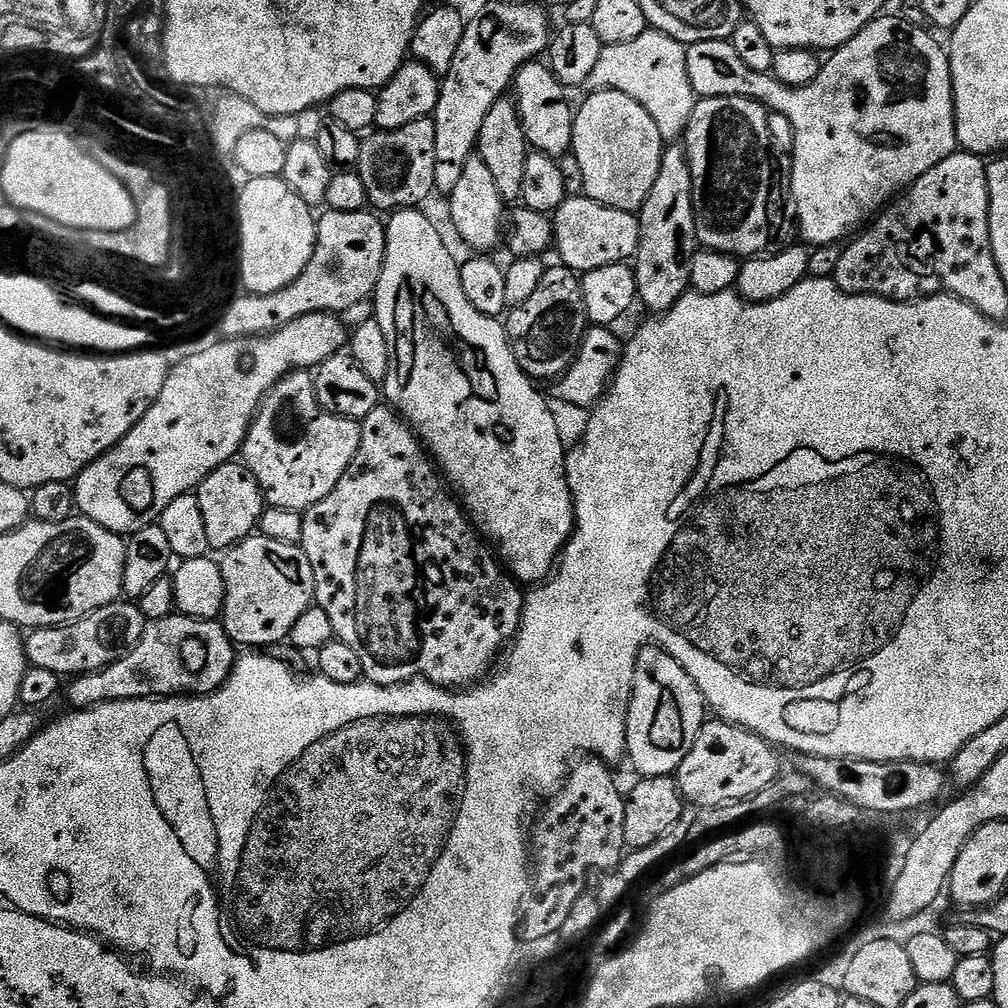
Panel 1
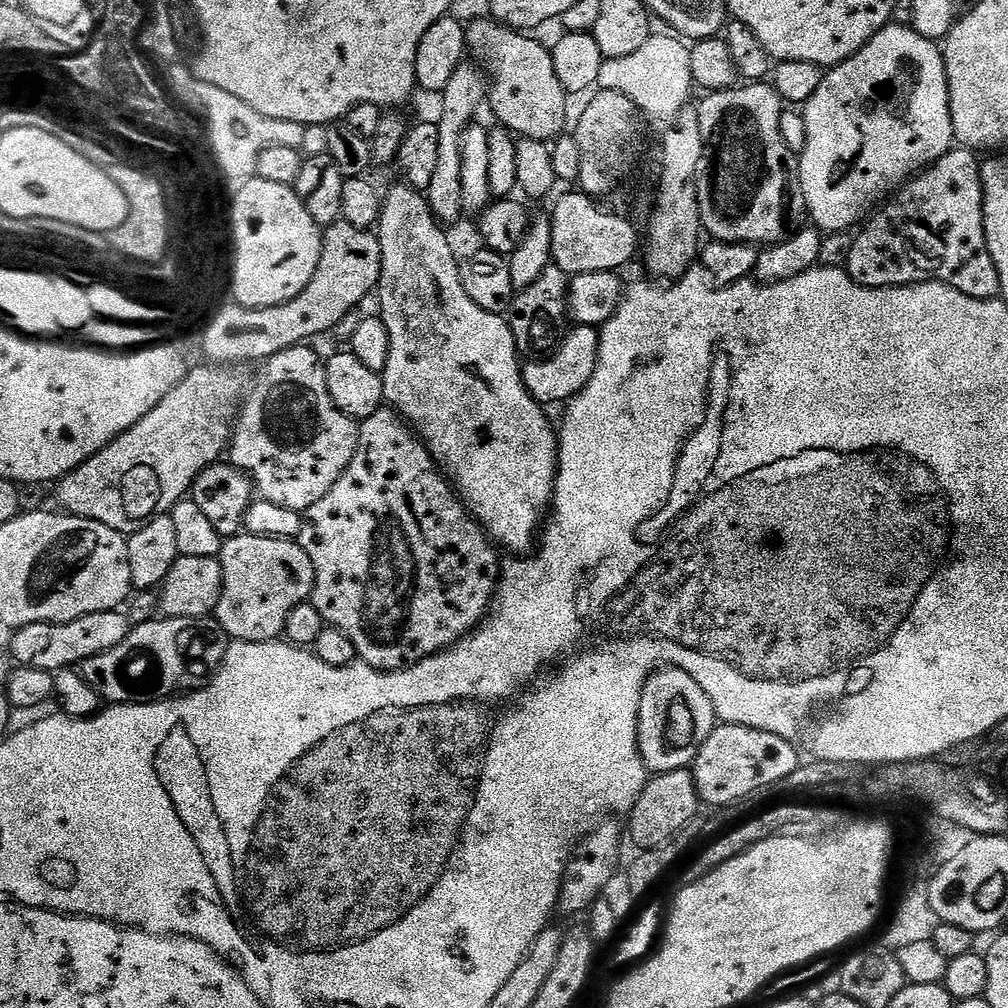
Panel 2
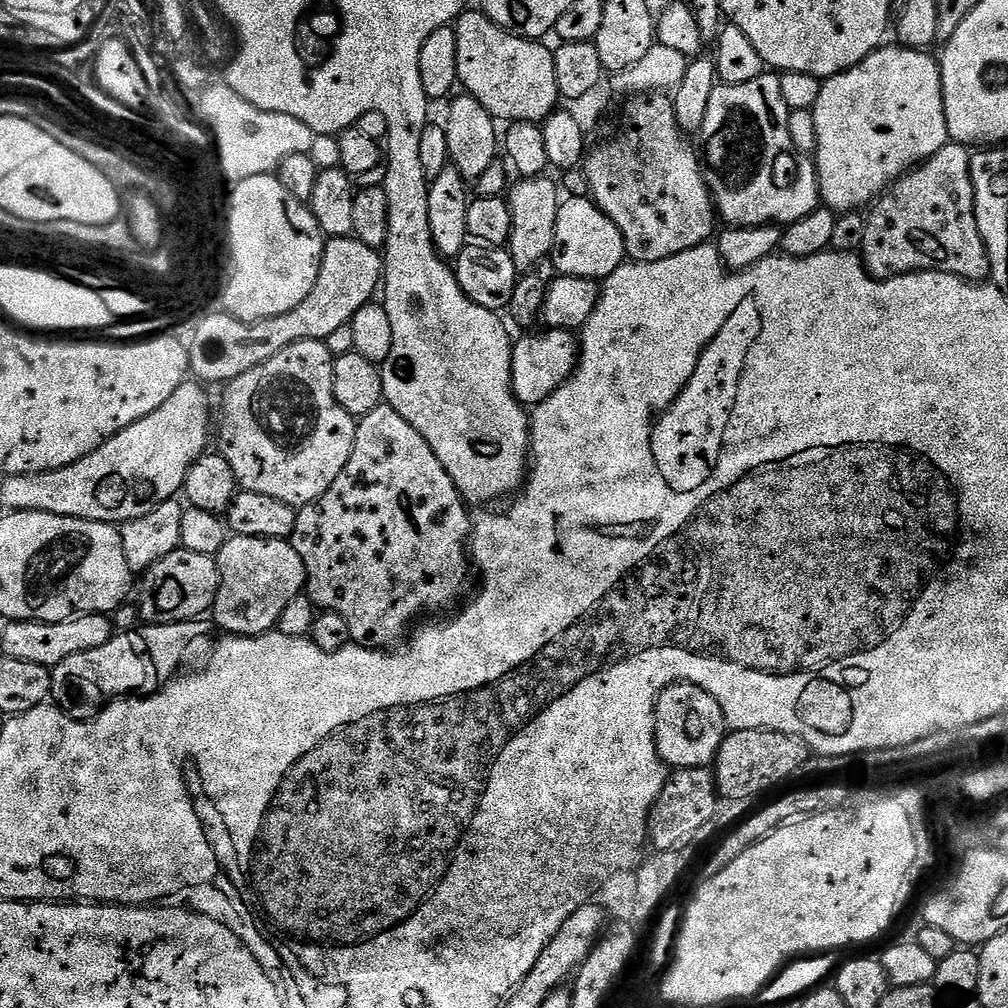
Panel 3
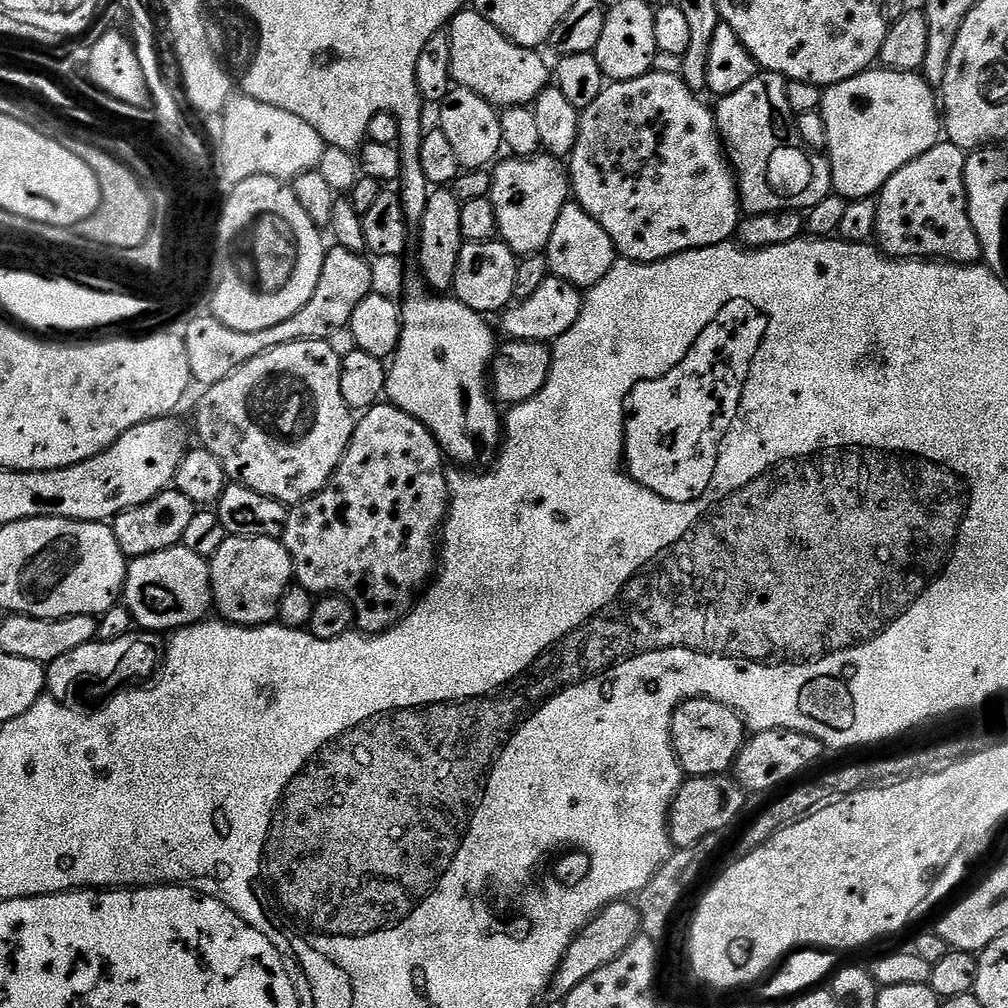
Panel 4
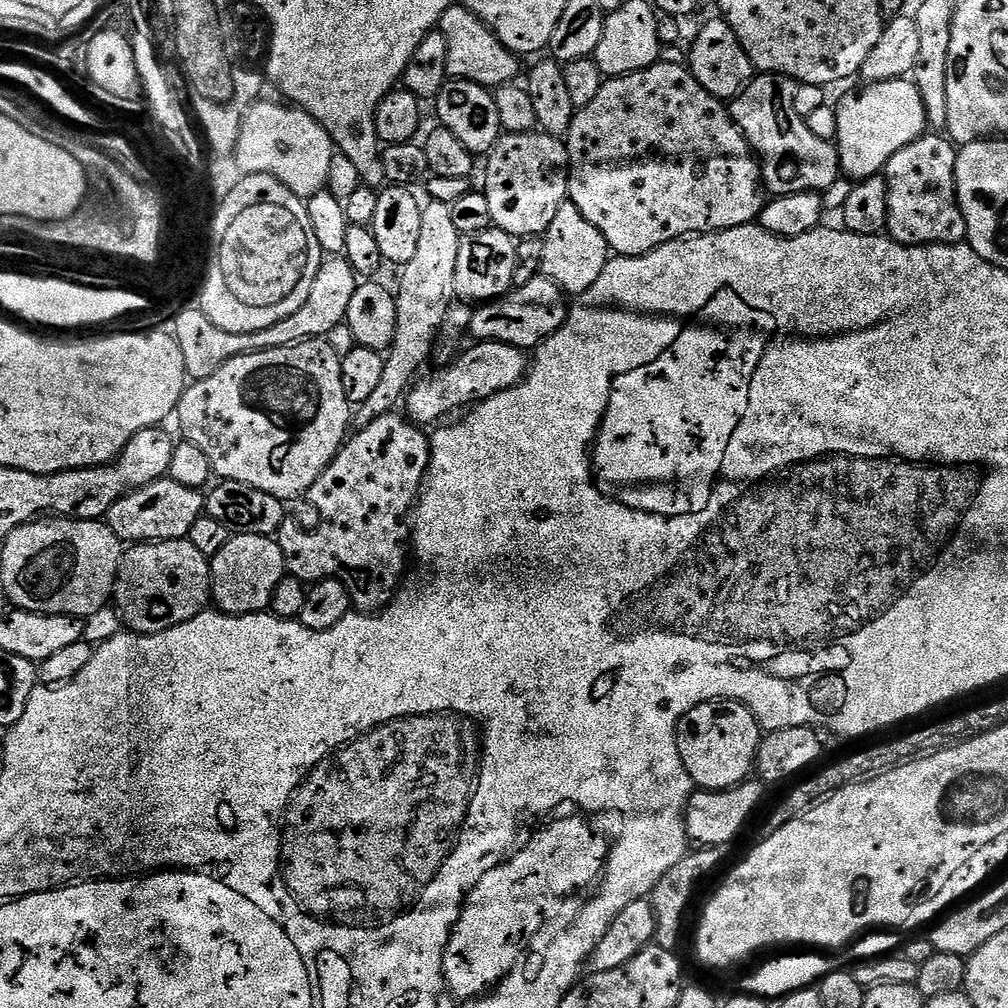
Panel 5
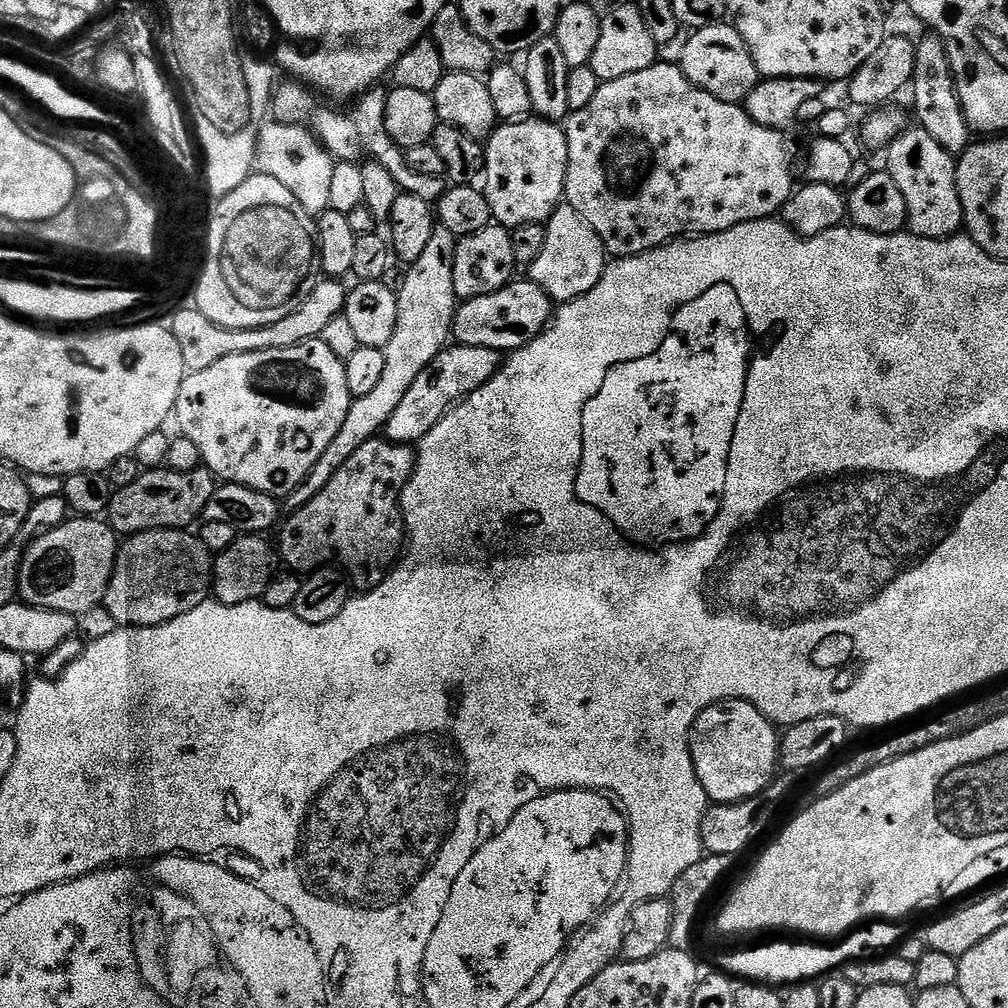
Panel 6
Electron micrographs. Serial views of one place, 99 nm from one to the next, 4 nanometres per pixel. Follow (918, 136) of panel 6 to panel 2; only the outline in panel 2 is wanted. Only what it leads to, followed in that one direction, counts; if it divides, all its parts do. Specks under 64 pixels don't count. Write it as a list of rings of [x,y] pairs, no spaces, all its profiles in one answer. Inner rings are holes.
[[[953,147],[942,159],[911,177],[855,233],[846,265],[846,271],[852,275],[855,284],[867,288],[901,288],[904,284],[925,284],[928,280],[937,280],[954,286],[954,290],[970,298],[994,300],[1000,296],[998,270],[984,233],[984,186],[980,183],[981,161],[976,160],[976,156],[973,149]]]

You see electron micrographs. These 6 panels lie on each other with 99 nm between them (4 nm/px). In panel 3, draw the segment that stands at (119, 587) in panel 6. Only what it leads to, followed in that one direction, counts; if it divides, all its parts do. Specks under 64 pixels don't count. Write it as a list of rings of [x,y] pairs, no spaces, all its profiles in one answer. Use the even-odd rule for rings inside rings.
[[[177,550],[174,554],[166,554],[162,562],[150,566],[141,580],[144,580],[138,584],[141,621],[144,624],[181,624],[207,617],[211,613],[220,585],[220,571],[211,556]]]

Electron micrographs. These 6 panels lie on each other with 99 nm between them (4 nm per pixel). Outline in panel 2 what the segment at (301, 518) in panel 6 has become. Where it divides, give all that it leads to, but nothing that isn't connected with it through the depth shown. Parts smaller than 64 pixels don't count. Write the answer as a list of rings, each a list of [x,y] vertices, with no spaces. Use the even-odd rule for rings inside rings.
[[[381,406],[374,414],[370,414],[370,418],[359,421],[358,427],[358,450],[354,450],[350,466],[346,466],[338,482],[334,482],[334,486],[330,486],[330,490],[326,490],[326,494],[322,494],[318,502],[314,502],[314,506],[310,506],[302,513],[298,543],[302,550],[306,550],[314,568],[314,586],[310,602],[318,610],[318,614],[322,614],[325,625],[342,630],[342,634],[346,634],[346,638],[354,642],[357,657],[363,663],[372,668],[379,668],[382,672],[399,672],[418,663],[419,660],[425,660],[427,656],[452,647],[468,633],[475,632],[480,627],[491,609],[492,597],[496,595],[502,564],[501,561],[496,561],[497,549],[490,543],[484,529],[472,519],[468,509],[460,503],[460,497],[436,467],[436,462],[428,453],[424,441],[409,427],[399,412],[391,407]]]

